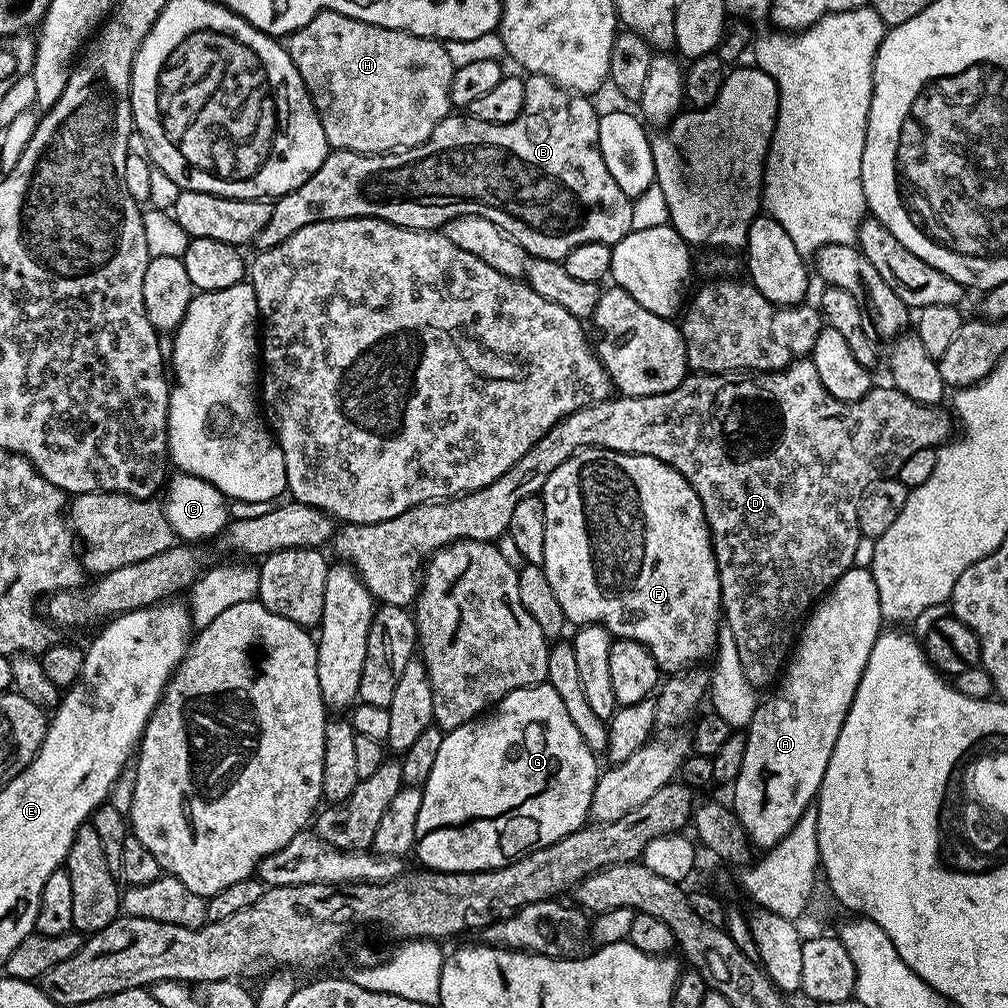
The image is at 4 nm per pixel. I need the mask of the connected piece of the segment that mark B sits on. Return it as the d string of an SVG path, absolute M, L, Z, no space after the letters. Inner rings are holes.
M529 75L524 80L524 85L526 86L526 102L522 106L522 114L518 114L514 122L491 124L475 120L474 117L467 114L450 114L442 122L438 122L438 126L434 126L434 134L430 134L426 142L413 148L386 152L378 156L370 156L362 152L329 151L322 166L318 166L318 170L314 170L314 174L310 174L310 178L306 178L302 186L290 190L273 203L270 222L266 222L266 226L262 226L262 230L256 235L255 247L265 252L286 242L294 234L298 234L302 226L310 226L314 222L326 222L327 220L349 220L359 216L369 216L371 220L385 220L399 228L419 228L421 230L443 229L445 224L459 216L486 218L494 222L494 226L498 226L510 238L514 238L514 242L518 242L518 246L522 246L529 257L538 260L563 261L564 256L570 254L570 250L574 250L574 246L582 246L586 242L602 242L609 246L618 243L628 232L633 231L631 226L633 201L626 194L622 194L618 182L614 182L610 170L606 170L606 162L602 162L602 154L598 146L598 122L601 113L596 112L595 106L588 101L587 95L567 92L562 86L558 86L545 76Z

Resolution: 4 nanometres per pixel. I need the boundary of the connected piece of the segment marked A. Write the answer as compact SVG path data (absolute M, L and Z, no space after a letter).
M860 567L847 568L836 583L816 601L799 629L794 651L775 685L776 693L765 704L763 701L757 707L746 729L746 754L742 758L742 770L730 788L730 807L757 849L767 850L775 846L784 835L793 830L809 804L819 797L834 742L838 742L842 722L846 722L846 714L854 702L854 694L866 670L870 650L874 650L874 642L881 634L878 586L872 577L871 567Z

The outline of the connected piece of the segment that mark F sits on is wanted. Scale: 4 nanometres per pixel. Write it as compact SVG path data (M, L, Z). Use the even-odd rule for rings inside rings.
M584 448L581 452L566 458L566 462L562 462L562 466L558 466L558 470L554 470L550 478L546 478L542 499L546 514L546 554L542 567L550 587L558 597L558 603L562 606L564 619L569 625L600 624L606 631L612 633L615 639L633 640L646 646L646 650L650 650L654 662L664 674L683 672L685 668L697 662L704 662L707 656L709 659L715 653L718 637L721 635L719 632L722 632L722 609L712 535L698 494L694 494L690 482L686 482L686 478L682 478L678 470L666 466L658 458L611 452L605 448Z

